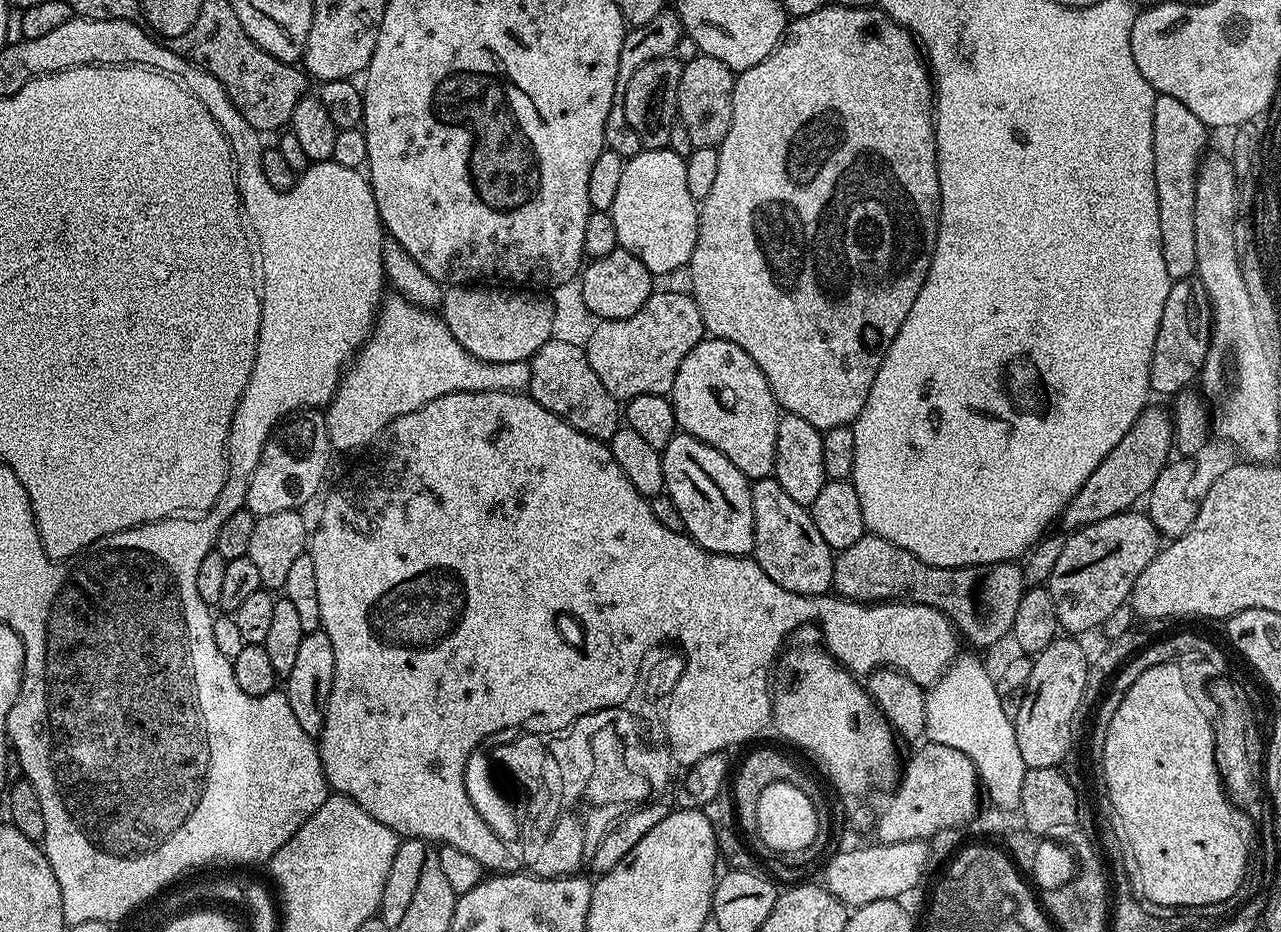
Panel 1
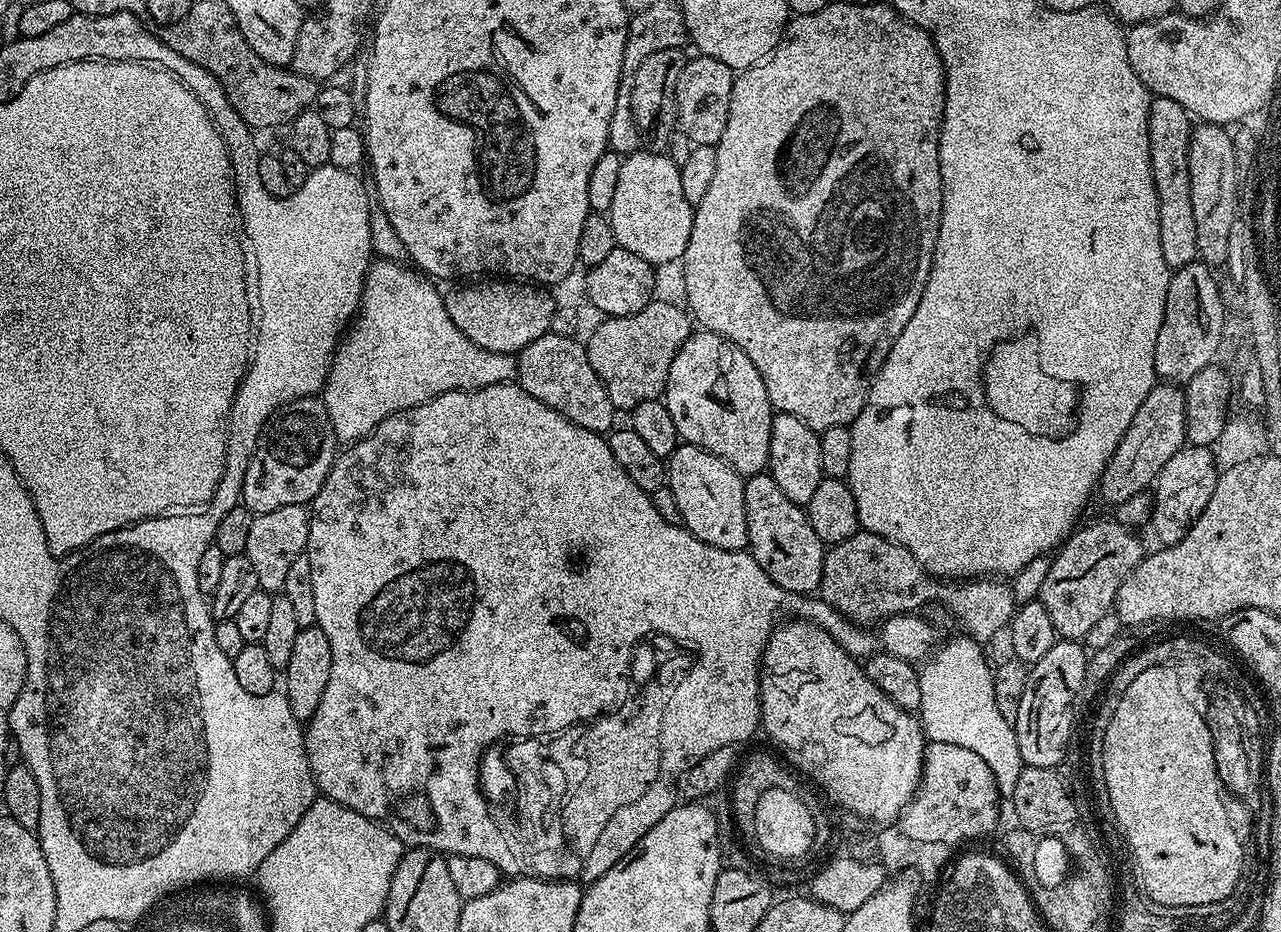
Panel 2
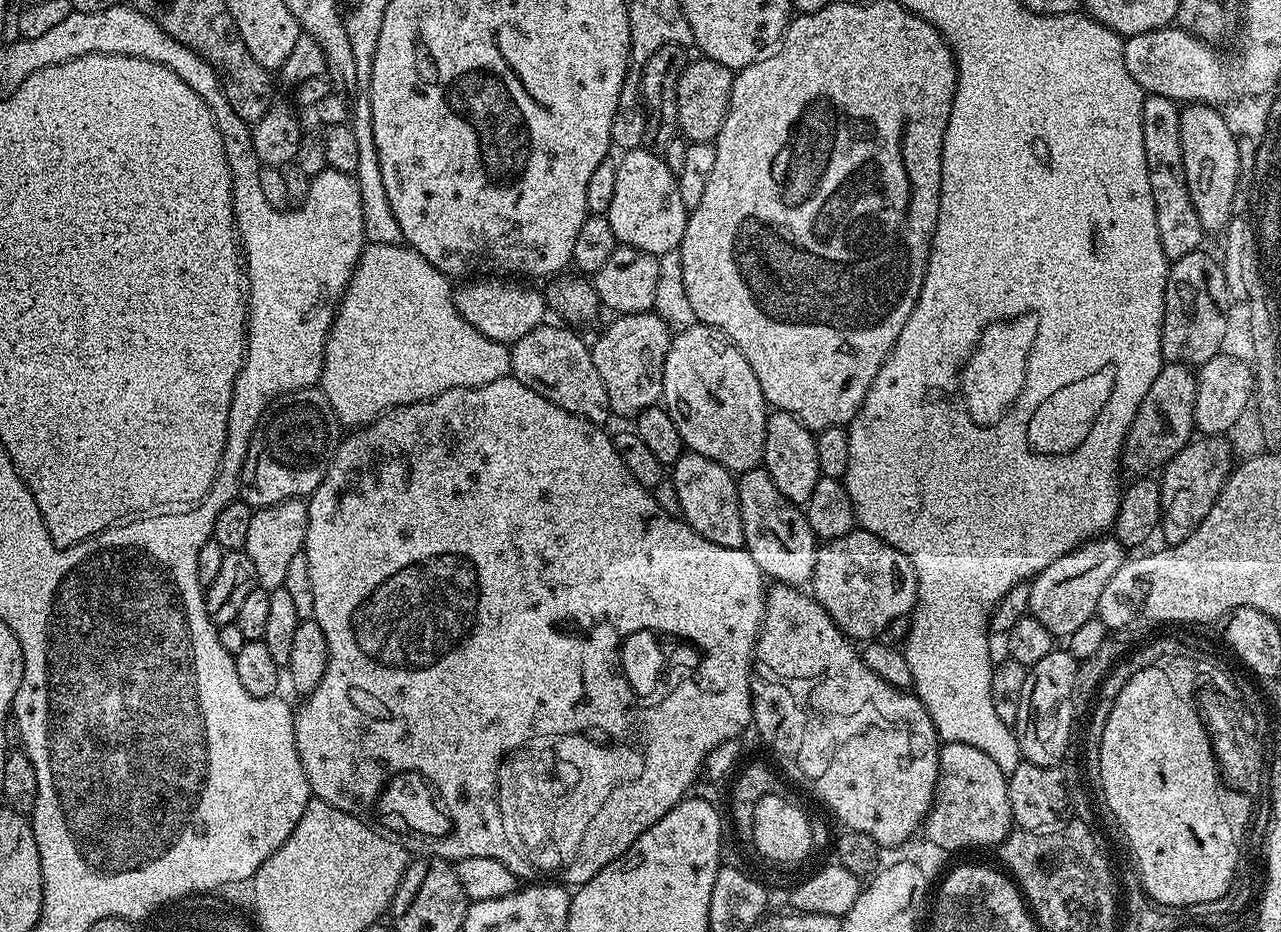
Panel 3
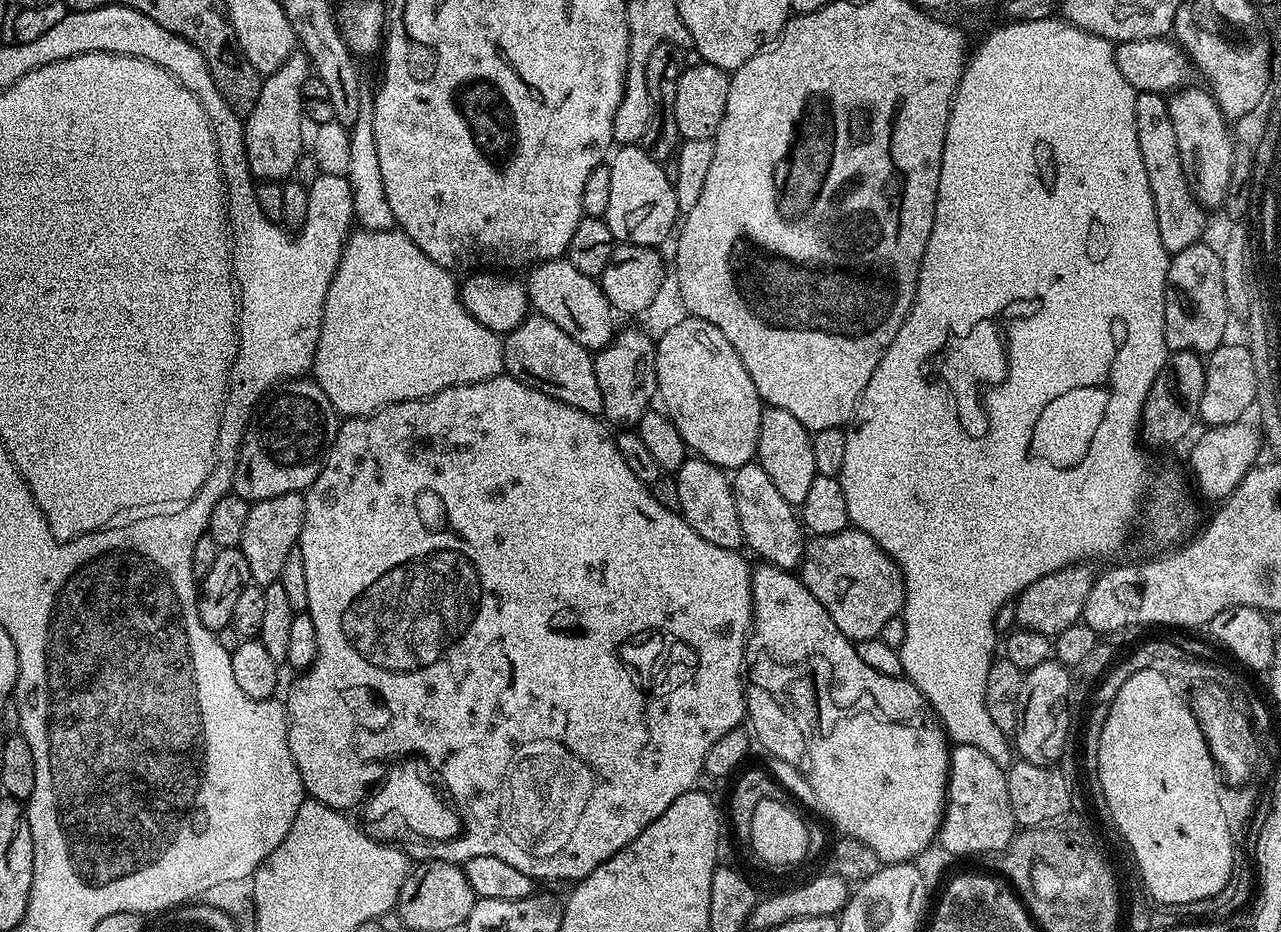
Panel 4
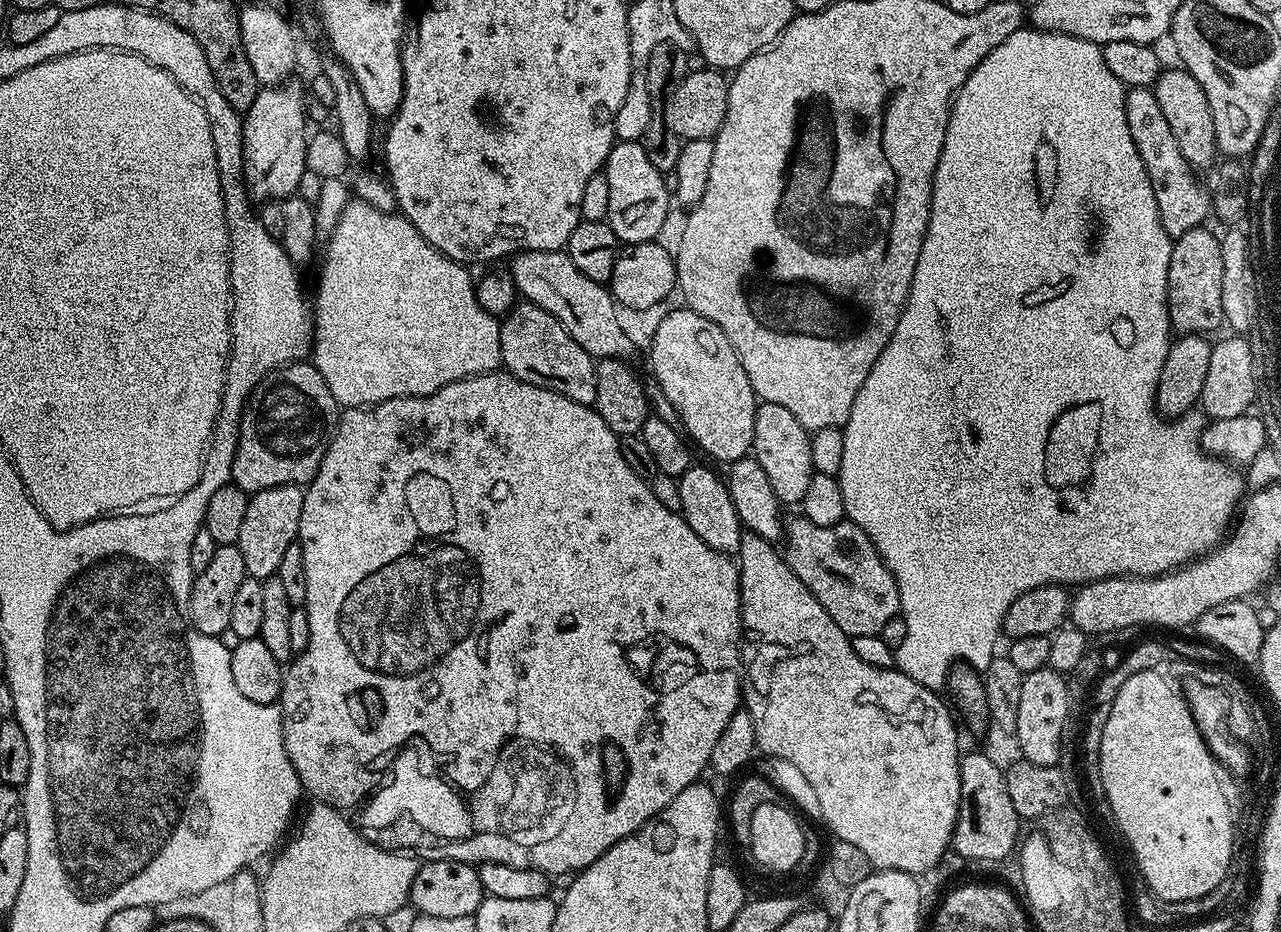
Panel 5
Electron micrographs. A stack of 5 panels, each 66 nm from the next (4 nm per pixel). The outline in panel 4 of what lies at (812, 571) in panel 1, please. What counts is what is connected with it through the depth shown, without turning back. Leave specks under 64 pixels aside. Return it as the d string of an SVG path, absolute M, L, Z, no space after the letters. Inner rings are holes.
M759 461L743 464L731 475L735 510L738 512L739 528L743 532L745 545L751 547L765 563L795 569L803 559L804 530L795 507L784 499L774 482L767 477Z

